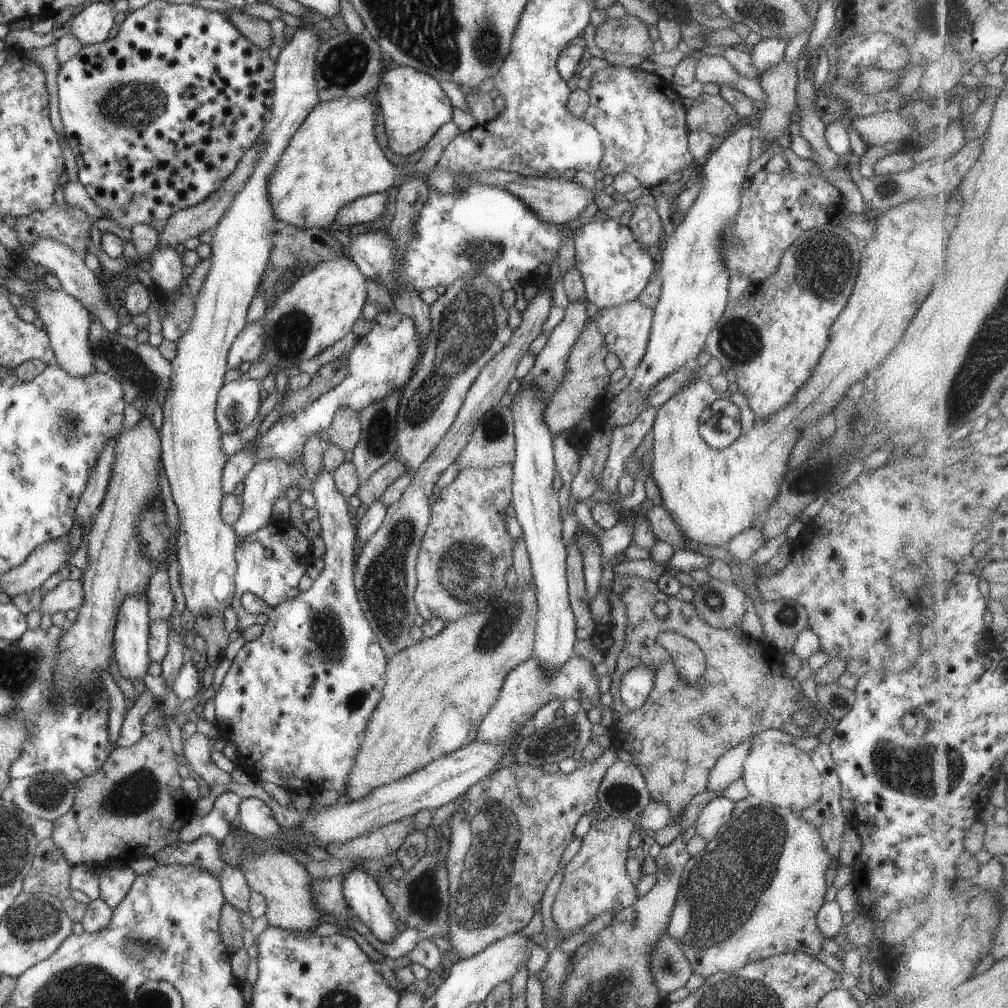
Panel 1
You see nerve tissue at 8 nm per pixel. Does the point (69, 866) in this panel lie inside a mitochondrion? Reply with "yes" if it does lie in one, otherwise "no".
no

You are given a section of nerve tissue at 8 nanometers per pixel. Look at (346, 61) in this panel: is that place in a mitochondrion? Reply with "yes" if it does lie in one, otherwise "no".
yes

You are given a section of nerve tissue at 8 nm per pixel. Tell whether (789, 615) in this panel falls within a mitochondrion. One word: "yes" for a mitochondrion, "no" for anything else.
yes

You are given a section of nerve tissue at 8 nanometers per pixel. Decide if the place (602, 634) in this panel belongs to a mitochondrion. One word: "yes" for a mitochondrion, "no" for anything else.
no

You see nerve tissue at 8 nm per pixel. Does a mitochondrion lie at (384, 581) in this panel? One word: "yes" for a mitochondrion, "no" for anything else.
yes

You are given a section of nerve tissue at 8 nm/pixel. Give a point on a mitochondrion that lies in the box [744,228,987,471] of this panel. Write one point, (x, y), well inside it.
(819, 273)

